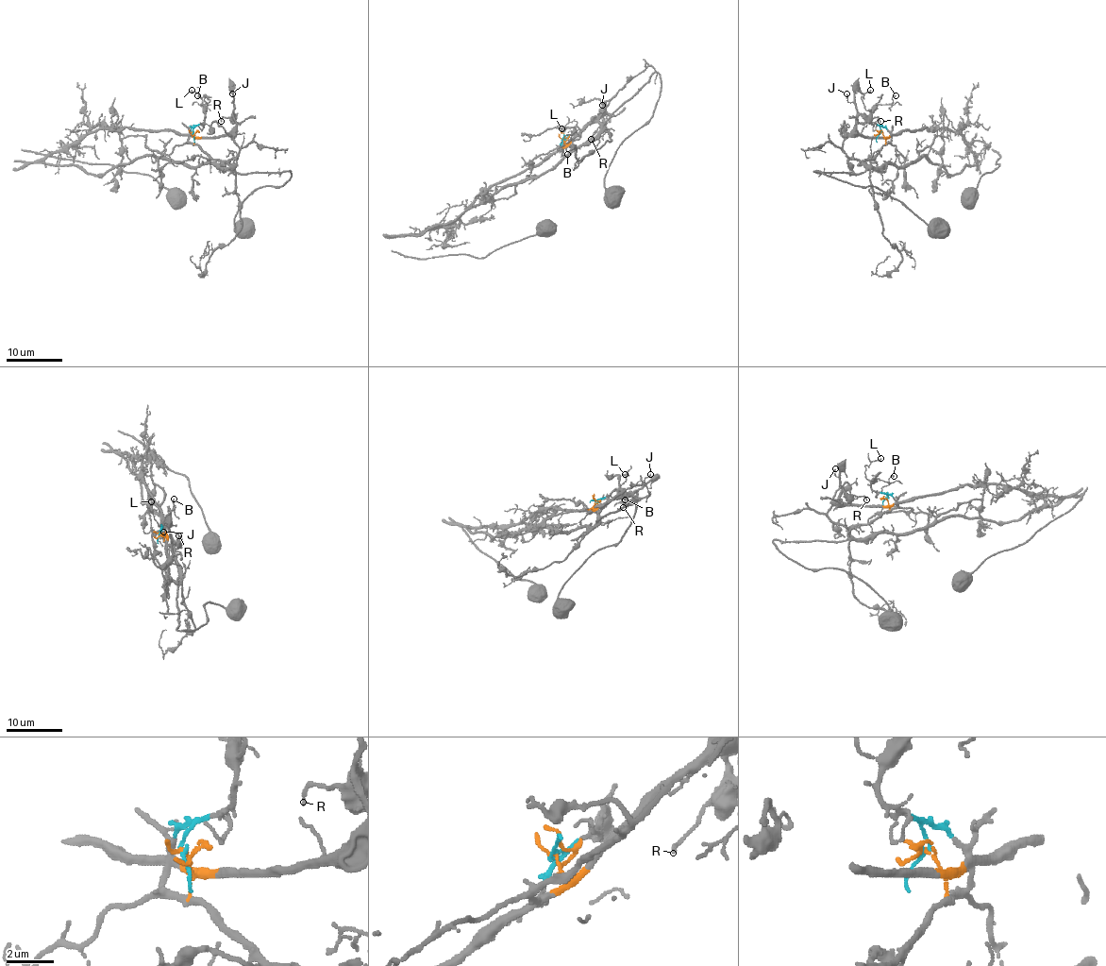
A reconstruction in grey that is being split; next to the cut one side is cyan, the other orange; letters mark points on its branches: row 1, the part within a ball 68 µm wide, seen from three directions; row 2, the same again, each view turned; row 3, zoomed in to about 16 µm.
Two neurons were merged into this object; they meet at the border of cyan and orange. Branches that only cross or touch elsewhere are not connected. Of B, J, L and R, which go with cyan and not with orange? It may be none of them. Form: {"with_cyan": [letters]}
{"with_cyan": ["B", "L"]}

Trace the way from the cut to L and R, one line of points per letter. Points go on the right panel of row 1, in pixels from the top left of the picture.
L: (880, 132), (881, 129), (869, 119), (869, 111), (863, 105), (863, 94), (871, 90)
R: (880, 132), (886, 137), (863, 137), (857, 129), (857, 117), (865, 114), (880, 122)

